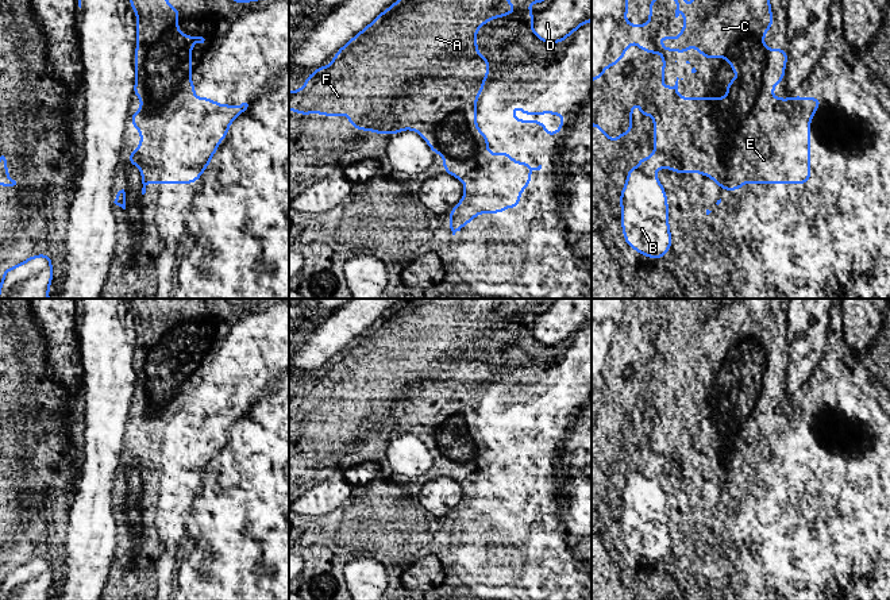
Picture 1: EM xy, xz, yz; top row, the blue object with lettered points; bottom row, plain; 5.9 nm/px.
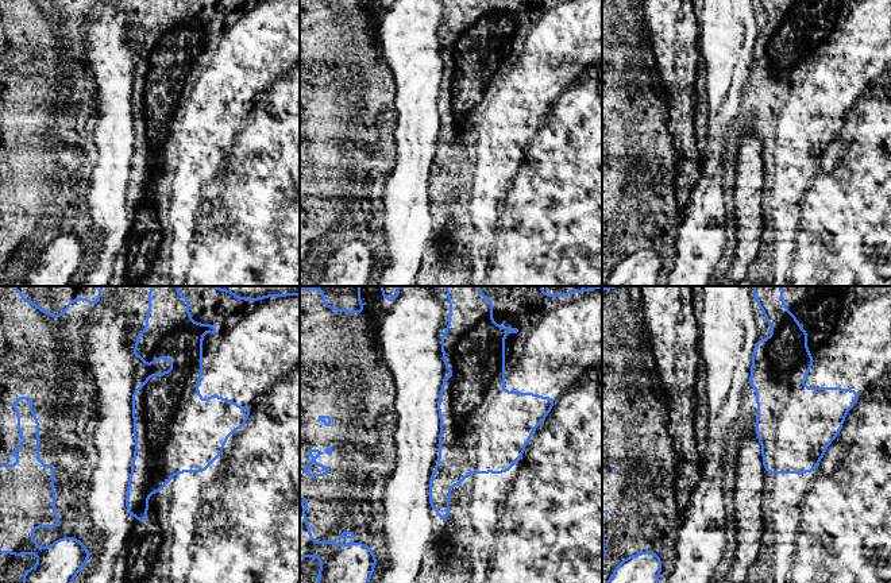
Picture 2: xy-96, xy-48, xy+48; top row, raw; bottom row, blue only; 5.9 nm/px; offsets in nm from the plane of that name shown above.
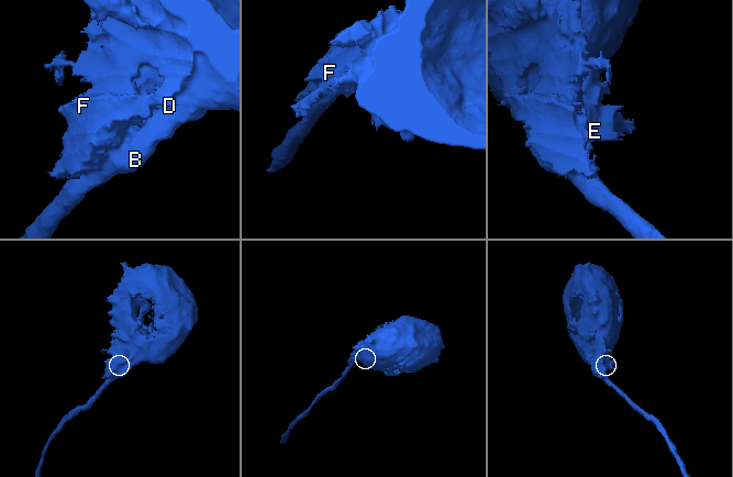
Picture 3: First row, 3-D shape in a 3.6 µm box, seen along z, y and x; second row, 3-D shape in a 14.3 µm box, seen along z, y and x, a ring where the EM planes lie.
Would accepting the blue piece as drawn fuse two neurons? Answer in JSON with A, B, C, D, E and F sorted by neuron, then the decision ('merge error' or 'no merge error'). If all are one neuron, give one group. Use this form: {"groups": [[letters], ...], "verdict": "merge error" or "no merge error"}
{"groups": [["A", "B", "D", "E", "F"], ["C"]], "verdict": "merge error"}

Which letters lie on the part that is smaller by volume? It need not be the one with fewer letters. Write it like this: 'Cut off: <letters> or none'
Cut off: C

